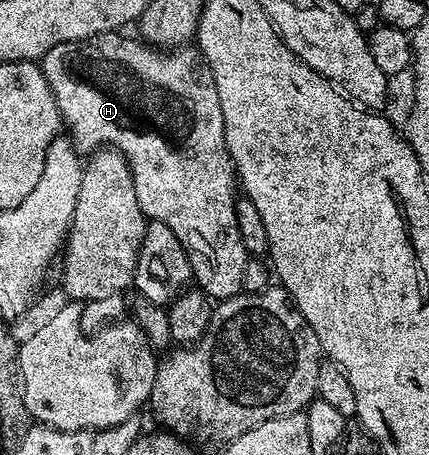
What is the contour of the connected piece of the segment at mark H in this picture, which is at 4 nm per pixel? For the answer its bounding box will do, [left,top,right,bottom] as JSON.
[40,31,250,303]

